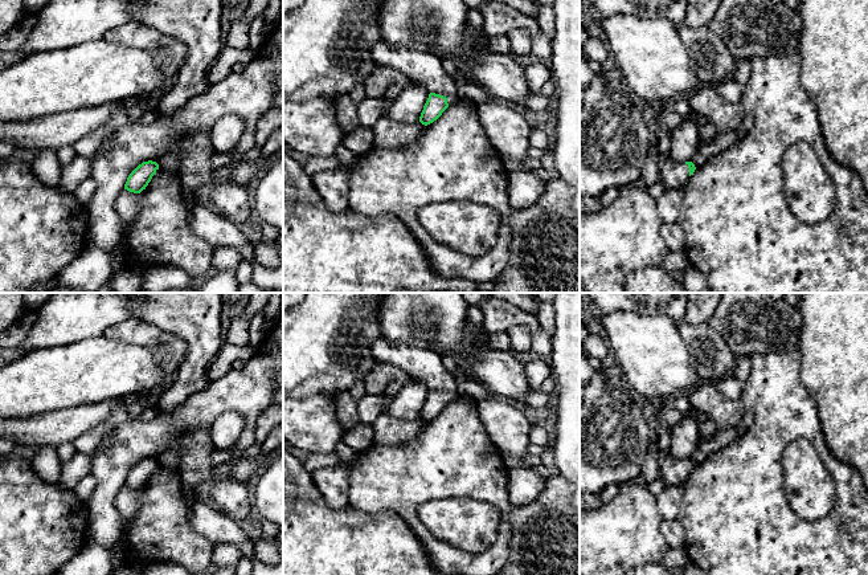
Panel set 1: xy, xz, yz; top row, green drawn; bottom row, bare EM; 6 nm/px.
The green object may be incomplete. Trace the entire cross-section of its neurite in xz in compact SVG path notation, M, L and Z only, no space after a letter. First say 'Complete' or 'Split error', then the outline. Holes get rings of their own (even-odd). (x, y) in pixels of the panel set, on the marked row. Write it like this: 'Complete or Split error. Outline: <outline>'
Split error. Outline: M382 40L372 46L376 65L386 65L427 89L429 98L419 122L425 126L437 121L453 103L460 101L454 78L442 68L441 57L406 48L392 48Z

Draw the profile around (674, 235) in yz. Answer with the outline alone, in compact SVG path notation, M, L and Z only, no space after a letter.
M679 221L672 224L663 223L660 236L667 242L671 252L684 250L685 233L683 225Z

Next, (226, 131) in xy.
M224 115L210 129L214 151L230 152L238 144L243 134L245 123L238 115Z

